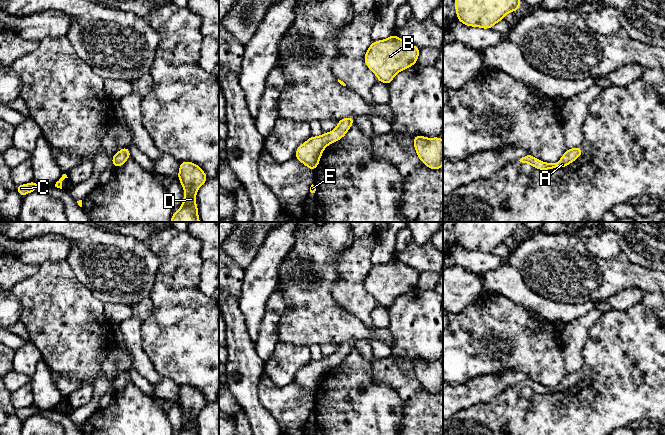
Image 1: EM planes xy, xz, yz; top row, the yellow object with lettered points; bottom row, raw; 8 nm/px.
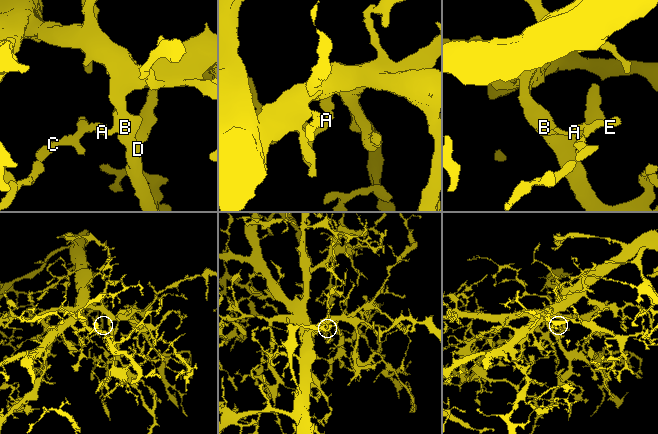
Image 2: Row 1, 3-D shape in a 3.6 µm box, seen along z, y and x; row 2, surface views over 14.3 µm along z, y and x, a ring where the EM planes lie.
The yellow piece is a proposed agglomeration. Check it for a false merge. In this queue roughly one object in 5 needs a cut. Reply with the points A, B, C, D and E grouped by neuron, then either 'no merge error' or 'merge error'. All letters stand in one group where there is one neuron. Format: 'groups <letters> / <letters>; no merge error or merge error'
groups A B C D E; no merge error

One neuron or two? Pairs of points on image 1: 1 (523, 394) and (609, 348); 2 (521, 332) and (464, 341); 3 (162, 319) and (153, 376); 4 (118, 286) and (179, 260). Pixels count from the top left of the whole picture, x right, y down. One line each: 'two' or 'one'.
1: one
2: one
3: two
4: two

